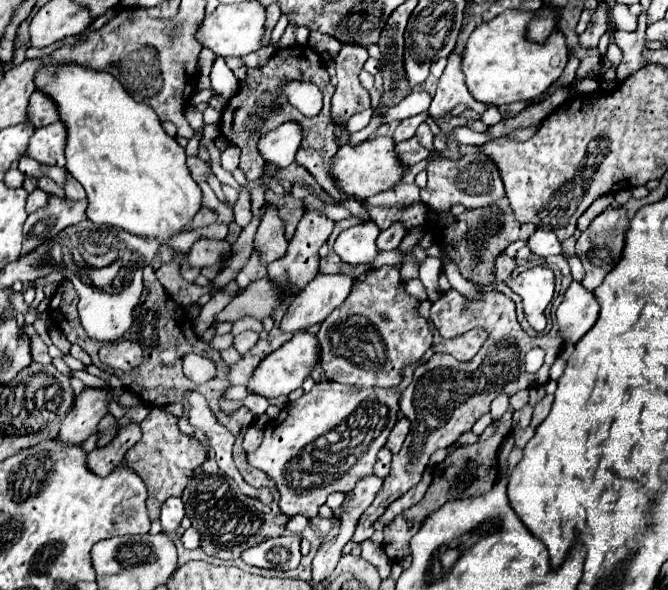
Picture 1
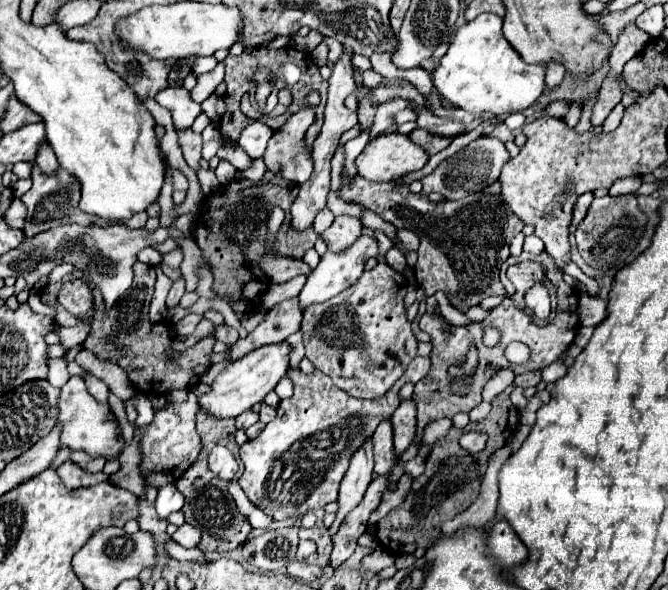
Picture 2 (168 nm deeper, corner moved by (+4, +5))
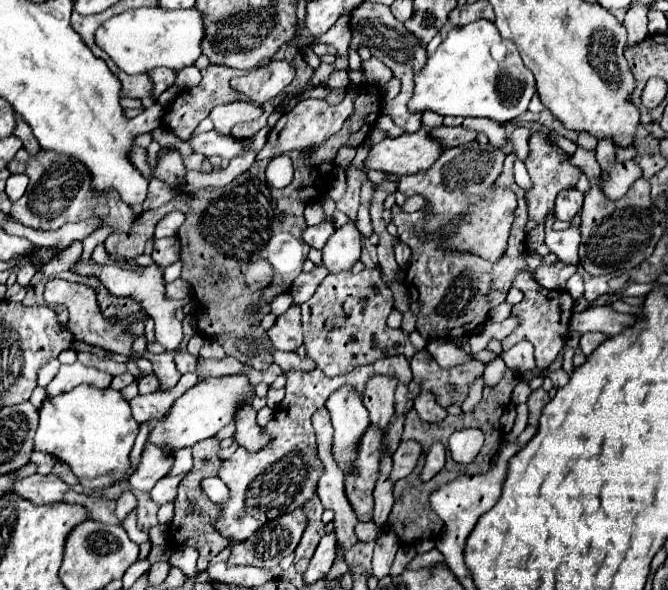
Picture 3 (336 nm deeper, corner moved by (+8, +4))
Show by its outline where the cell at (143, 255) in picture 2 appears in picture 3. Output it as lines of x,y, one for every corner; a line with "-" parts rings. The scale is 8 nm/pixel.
20,149
20,153
16,153
12,161
8,161
6,169
10,173
26,173
30,177
24,197
20,197
10,209
10,217
26,227
54,231
60,229
64,223
84,221
92,215
98,215
102,217
104,225
112,225
116,231
128,233
136,219
132,209
124,205
124,201
120,201
120,195
112,193
110,189
108,193
92,193
88,169
84,169
84,165
80,165
80,161
72,157
64,157
52,151
28,155
26,149

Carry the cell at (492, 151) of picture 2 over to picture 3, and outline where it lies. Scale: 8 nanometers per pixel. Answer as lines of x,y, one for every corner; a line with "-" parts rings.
472,141
468,145
446,149
430,169
400,177
398,189
408,197
426,197
426,233
436,233
446,225
456,225
456,231
444,239
448,241
448,249
462,253
468,251
496,263
508,247
516,209
514,191
496,187
496,179
502,173
504,157
506,155
502,149
492,147
490,143
480,145
478,141

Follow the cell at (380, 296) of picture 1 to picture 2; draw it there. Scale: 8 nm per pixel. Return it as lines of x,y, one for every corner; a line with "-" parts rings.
380,262
376,268
366,270
358,282
354,282
346,292
340,292
336,298
306,308
302,318
302,334
306,358
316,366
316,370
328,374
332,382
356,398
378,398
392,388
392,384
406,372
408,364
416,358
418,340
412,332
410,320
406,316
404,296
406,288
400,272
392,270
386,262

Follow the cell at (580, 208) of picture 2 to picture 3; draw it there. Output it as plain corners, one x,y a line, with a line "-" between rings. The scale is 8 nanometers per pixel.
576,189
560,191
558,197
556,197
556,209
554,209
556,219
572,221
574,215
582,209
582,201
584,201
584,195
580,191
576,191

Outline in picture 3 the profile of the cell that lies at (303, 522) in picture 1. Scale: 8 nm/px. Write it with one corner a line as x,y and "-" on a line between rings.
220,477
202,479
202,489
214,503
222,503
228,499
228,487
224,485
224,481

